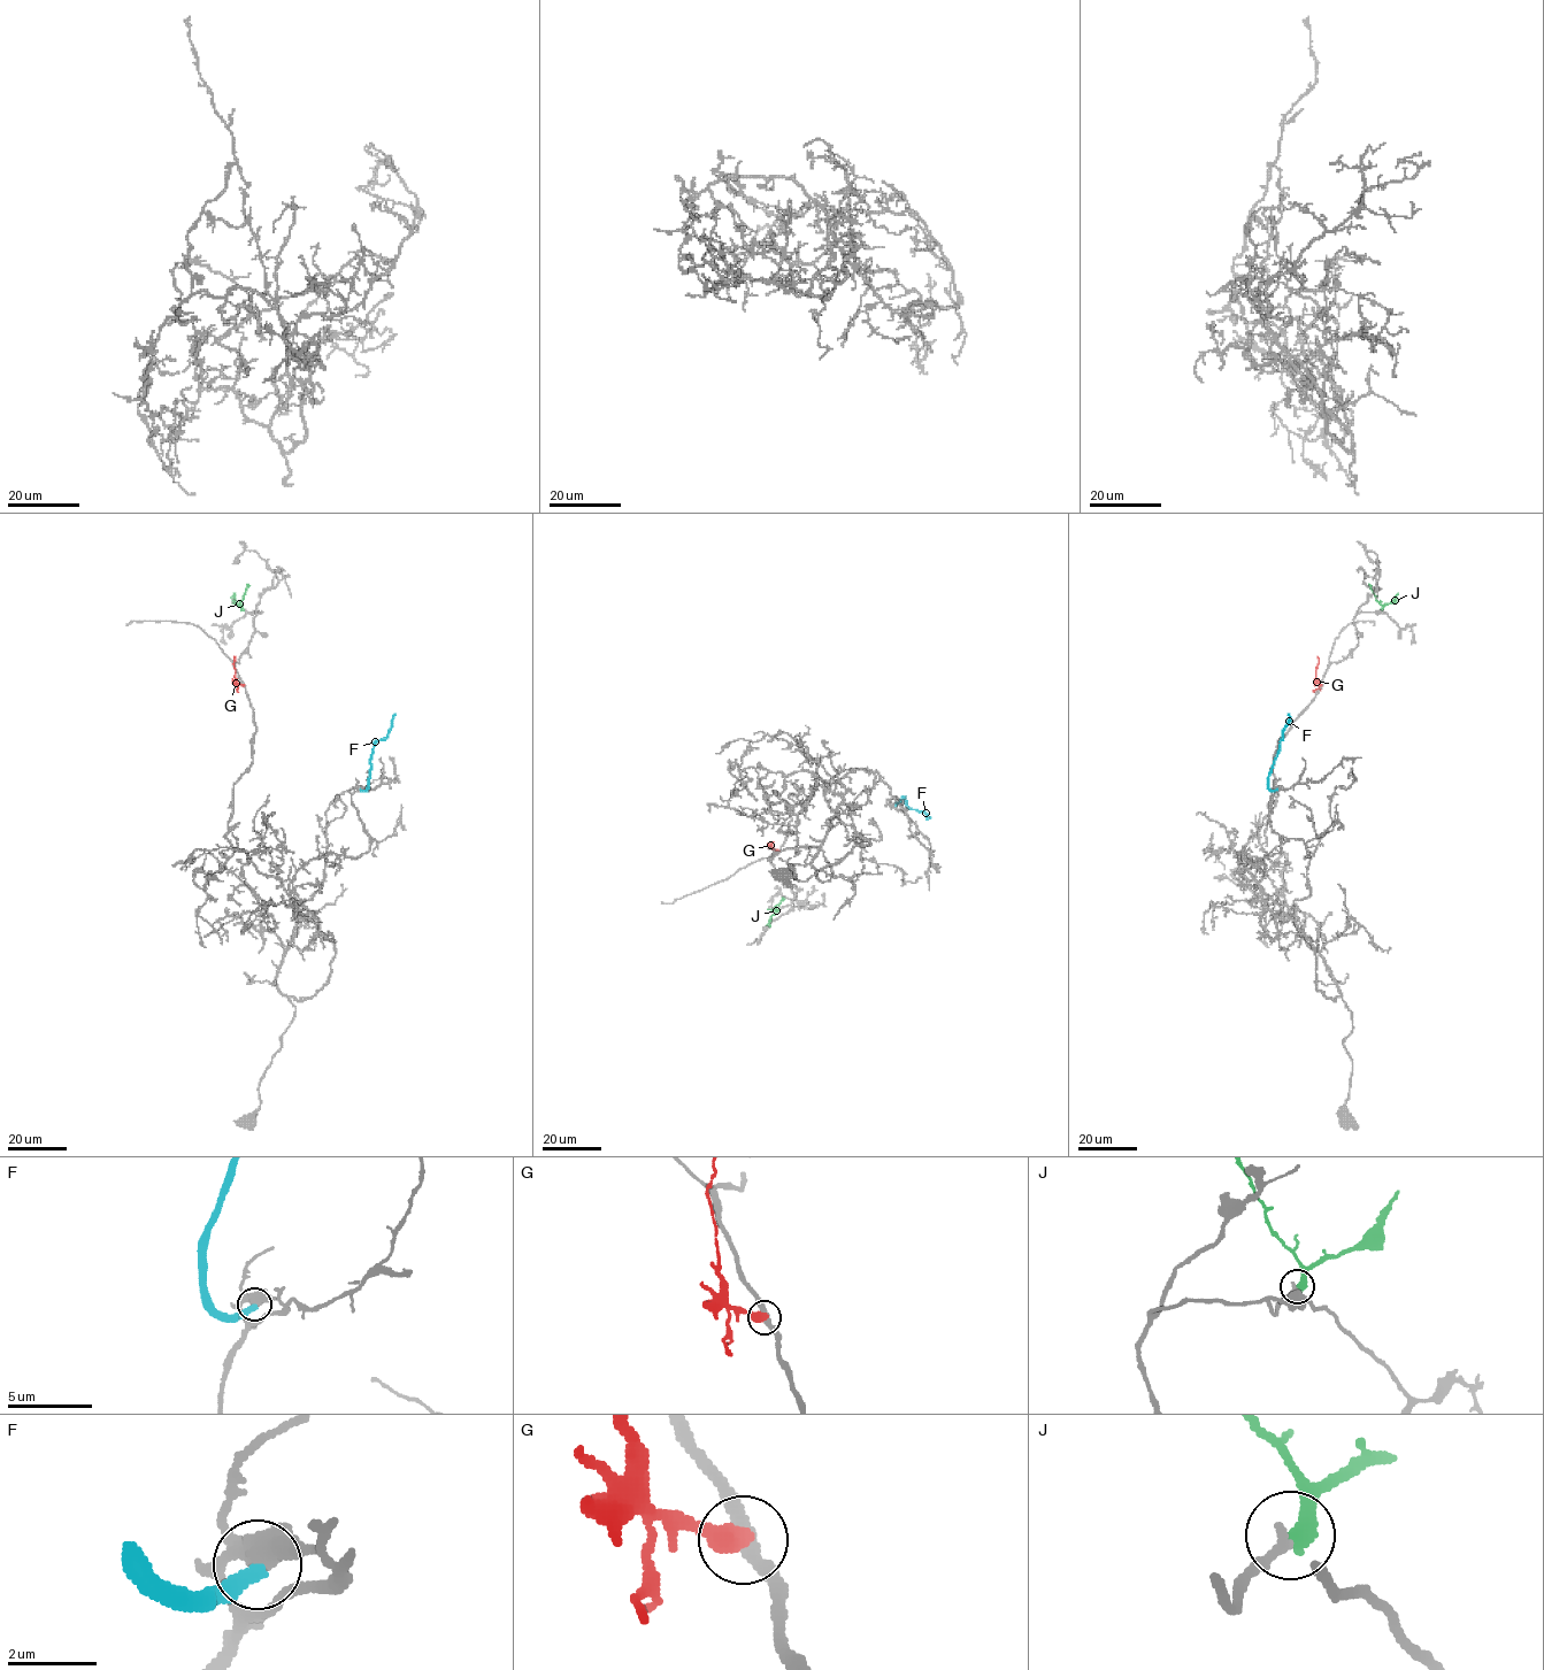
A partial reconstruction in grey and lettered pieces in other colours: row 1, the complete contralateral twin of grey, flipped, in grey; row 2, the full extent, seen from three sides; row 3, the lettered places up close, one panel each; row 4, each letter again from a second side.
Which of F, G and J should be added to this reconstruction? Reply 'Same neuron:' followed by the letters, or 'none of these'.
Same neuron: none of these

